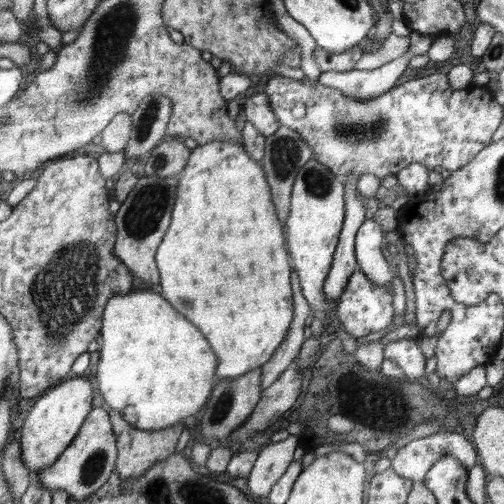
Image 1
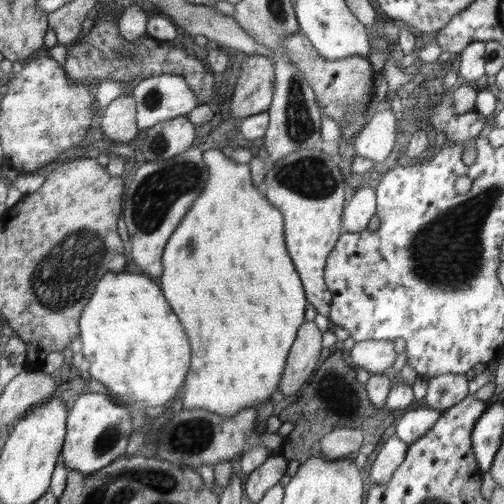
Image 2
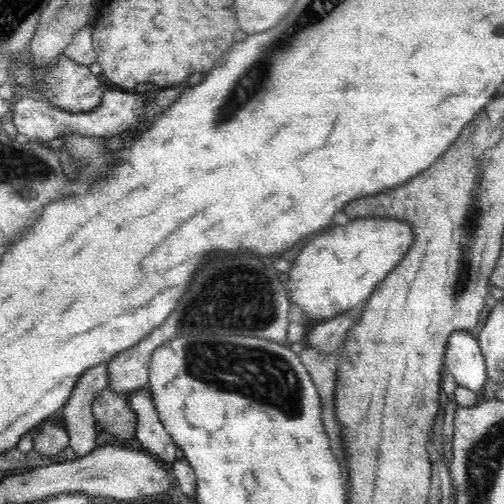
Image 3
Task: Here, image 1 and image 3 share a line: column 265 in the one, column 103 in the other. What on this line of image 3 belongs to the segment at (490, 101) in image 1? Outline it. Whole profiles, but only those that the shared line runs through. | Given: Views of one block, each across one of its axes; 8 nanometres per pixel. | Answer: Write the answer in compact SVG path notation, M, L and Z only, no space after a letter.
M66 54L50 66L46 88L48 98L70 114L88 114L98 110L108 92L102 74L90 72L88 66L76 64Z

